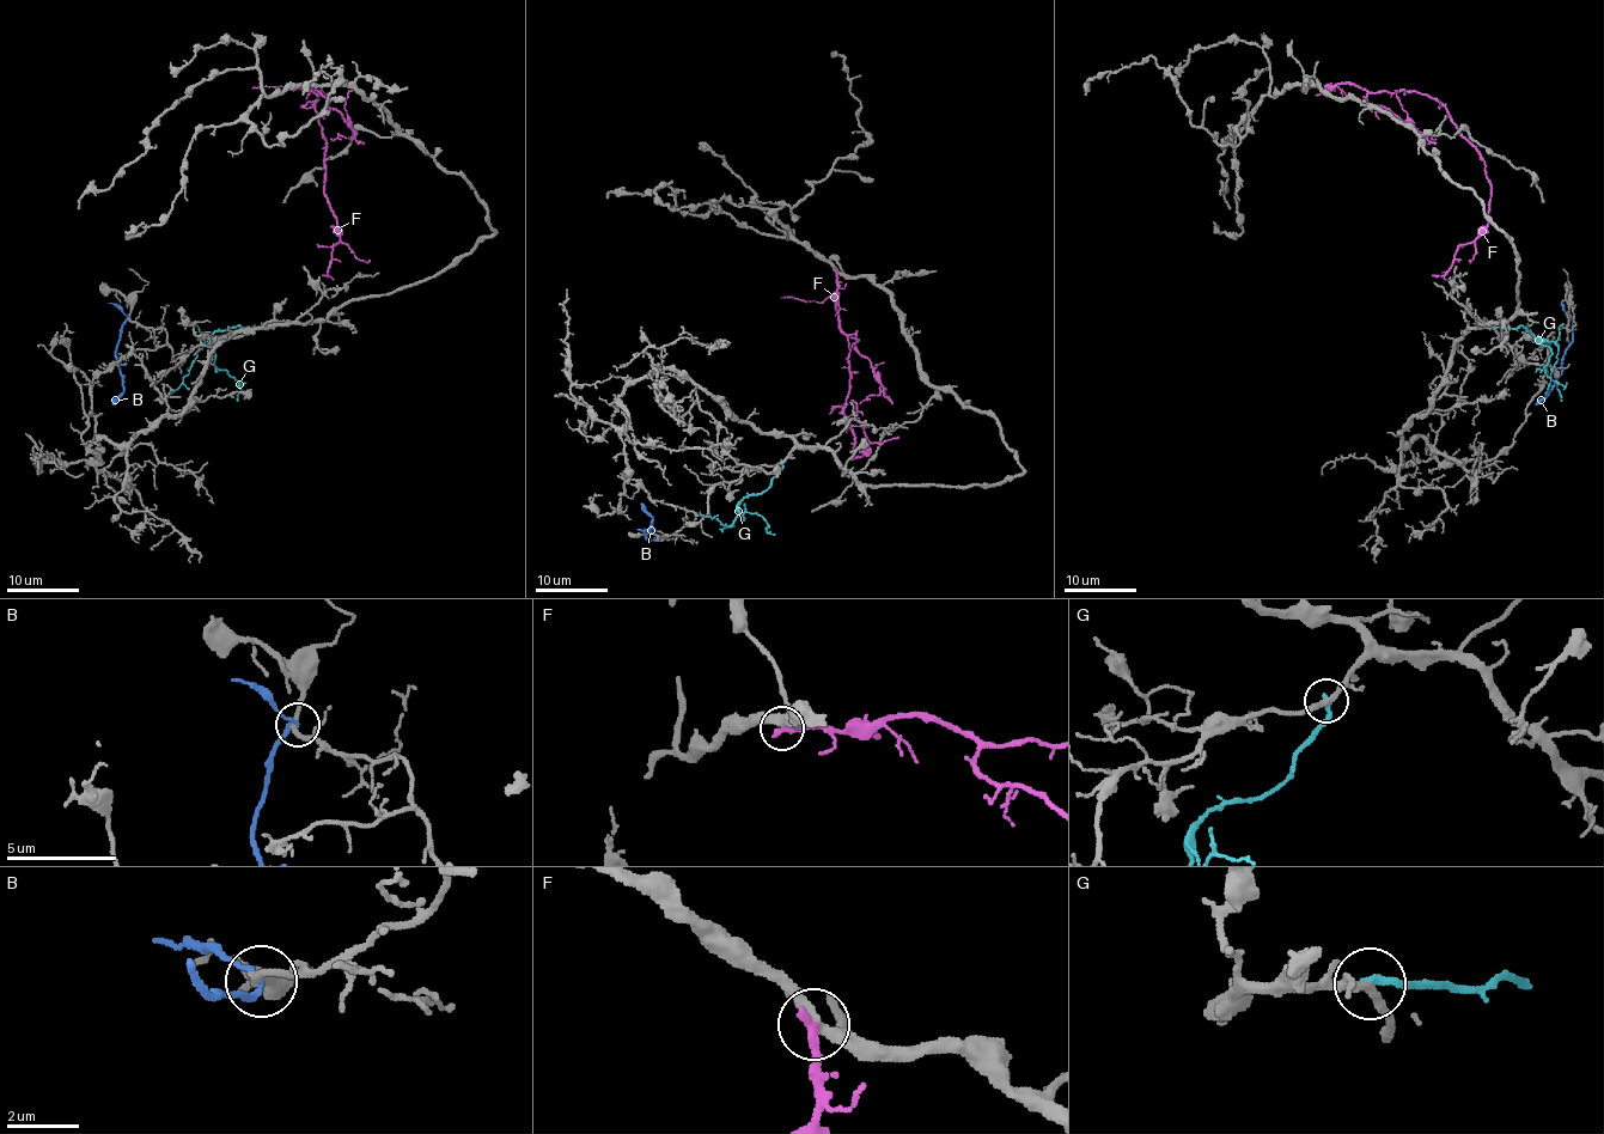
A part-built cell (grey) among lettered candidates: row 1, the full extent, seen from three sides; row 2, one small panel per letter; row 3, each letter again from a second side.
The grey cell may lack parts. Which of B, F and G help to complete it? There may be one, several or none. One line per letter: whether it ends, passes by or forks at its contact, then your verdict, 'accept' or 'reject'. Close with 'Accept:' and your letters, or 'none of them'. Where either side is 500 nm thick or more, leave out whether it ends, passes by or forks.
B: it passes by; reject
F: it ends there; reject
G: it ends there; reject
Accept: none of them

